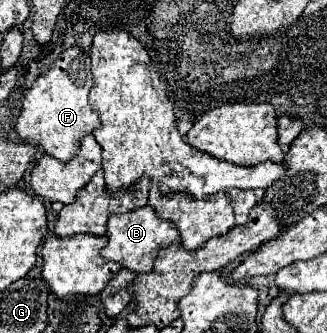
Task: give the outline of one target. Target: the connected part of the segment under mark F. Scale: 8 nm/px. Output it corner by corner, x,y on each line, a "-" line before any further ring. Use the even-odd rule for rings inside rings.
71,47
51,65
49,71
37,77
31,89
27,89
23,107
17,119
17,135
25,141
33,141
45,149
45,153
59,161
69,161
77,155
79,141
85,133
97,127
97,111
89,103
91,89
91,61
89,53
79,47

